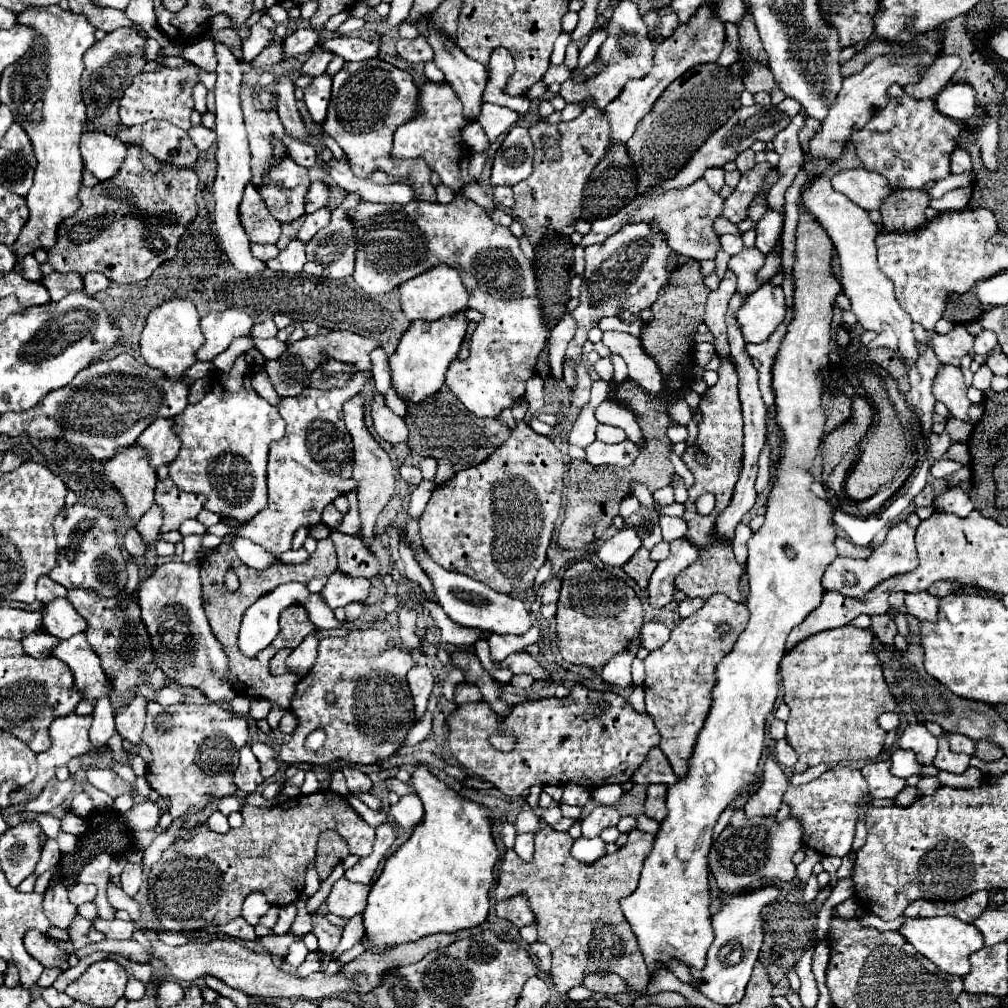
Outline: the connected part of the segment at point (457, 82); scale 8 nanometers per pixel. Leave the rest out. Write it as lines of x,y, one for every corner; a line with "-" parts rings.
427,15
425,21
427,21
427,41
429,41
429,45
431,45
433,51
435,51
433,63
445,73
445,79
455,87
455,91
457,91
457,95
459,95
459,99
461,99
461,103
463,103
463,111
465,111
467,115
473,115
473,119
477,119
479,113
481,113
481,91
485,89
485,83
487,83
487,79
485,79
485,77
487,77
485,65
481,65
481,63
469,59
469,57
465,55
465,51
457,45
455,39
451,39
451,37
445,35
443,31
439,31
437,25
433,23
433,15

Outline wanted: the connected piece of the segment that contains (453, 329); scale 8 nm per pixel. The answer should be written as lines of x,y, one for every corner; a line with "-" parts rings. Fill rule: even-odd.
459,311
459,315
443,317
437,321
417,319
409,325
409,329
403,333
403,337
399,341
395,355
389,357
391,371
393,371
393,375
391,375
393,387
405,401
415,403
415,401
421,401
439,391
439,387
445,381
445,373
447,373
451,361
457,357
457,353
461,349
465,331
467,331
465,311

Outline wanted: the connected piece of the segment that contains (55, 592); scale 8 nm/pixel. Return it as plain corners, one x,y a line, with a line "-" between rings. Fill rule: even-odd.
43,575
43,579
37,581
37,599
39,599
41,603
45,603
45,599
65,597
65,593
67,593
67,589
65,589
61,583
53,581
49,575

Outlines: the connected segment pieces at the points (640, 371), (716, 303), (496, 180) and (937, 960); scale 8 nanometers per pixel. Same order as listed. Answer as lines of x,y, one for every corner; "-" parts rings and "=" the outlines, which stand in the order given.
605,331
603,343
611,353
621,355
629,367
629,377
649,393
657,393
661,389
661,371
653,363
653,359
643,351
641,341
631,333
=
727,269
719,287
709,293
707,311
705,311
705,325
715,335
713,345
717,349
717,355
721,355
723,359
729,355
729,343
727,343
727,333
725,333
727,331
725,311
727,311
727,303
729,303
731,295
735,293
735,285
737,285
737,277
731,269
=
513,127
501,147
495,153
491,169
491,185
509,185
527,179
531,175
533,143
525,127
=
945,915
945,917
905,917
905,923
901,925
899,933
927,959
931,959
941,971
945,973
953,973
963,977
965,973
969,973
969,955
975,953
977,949
983,947
983,939
981,939
981,931
973,925
973,923
965,923
959,917
953,915

